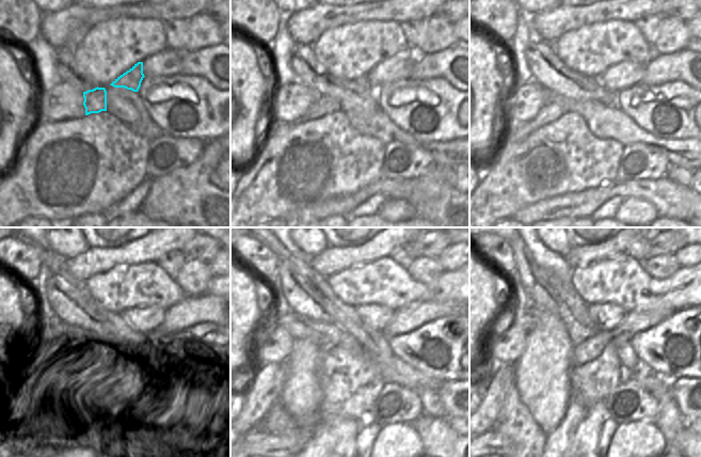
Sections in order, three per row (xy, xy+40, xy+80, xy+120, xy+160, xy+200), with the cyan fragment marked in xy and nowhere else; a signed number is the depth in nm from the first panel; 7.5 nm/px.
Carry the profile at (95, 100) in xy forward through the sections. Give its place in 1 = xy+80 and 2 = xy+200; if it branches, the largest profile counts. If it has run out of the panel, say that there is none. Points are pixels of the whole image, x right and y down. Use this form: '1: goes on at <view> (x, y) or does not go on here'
1: goes on at xy+80 (555, 106)
2: goes on at xy+200 (502, 379)

